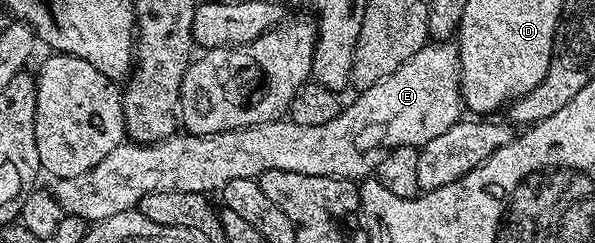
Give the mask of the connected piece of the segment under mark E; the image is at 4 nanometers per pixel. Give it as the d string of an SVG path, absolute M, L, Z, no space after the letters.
M431 41L426 47L422 47L417 53L413 53L413 57L409 57L409 61L405 61L405 65L401 65L401 69L397 69L393 73L389 73L389 77L385 77L381 81L377 81L377 85L369 85L362 88L358 92L359 96L352 101L351 107L344 106L340 110L337 117L333 117L333 121L329 121L325 125L297 125L288 121L286 118L275 119L272 123L262 123L261 125L253 125L252 127L242 127L236 131L226 131L220 135L188 135L186 133L176 133L170 135L168 139L163 139L159 143L132 143L124 142L117 149L113 149L113 153L109 153L109 157L97 161L97 165L93 165L93 169L89 169L89 173L77 173L77 177L65 177L64 179L55 179L53 185L53 194L55 200L63 206L64 212L69 215L76 215L88 221L98 221L105 217L113 217L113 213L121 213L138 208L141 197L145 197L149 193L156 191L157 193L201 193L207 195L215 191L222 192L225 185L229 185L229 181L237 181L240 177L246 179L258 179L261 173L265 173L269 169L289 169L289 173L309 173L310 175L331 175L334 179L349 179L352 181L363 181L368 178L367 175L376 170L379 166L380 156L378 154L371 155L374 151L382 152L384 149L394 149L396 147L417 147L421 148L429 141L433 141L433 137L441 137L441 133L445 133L445 129L452 127L454 123L458 123L461 118L461 112L464 110L463 94L459 92L459 49L454 42L451 41Z

